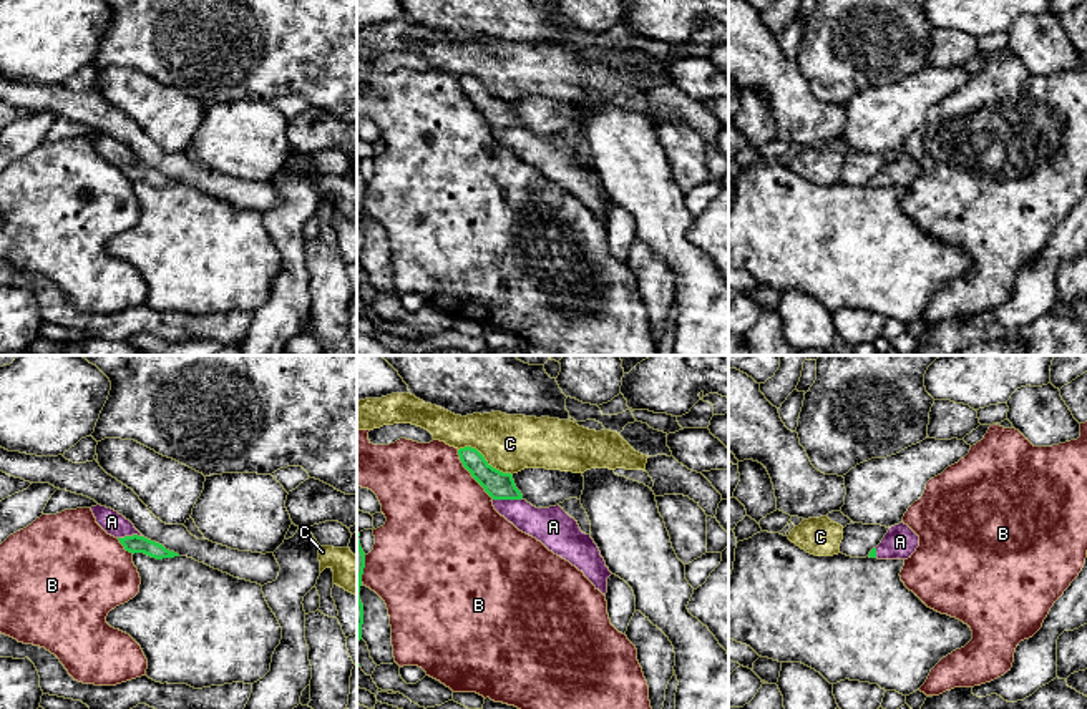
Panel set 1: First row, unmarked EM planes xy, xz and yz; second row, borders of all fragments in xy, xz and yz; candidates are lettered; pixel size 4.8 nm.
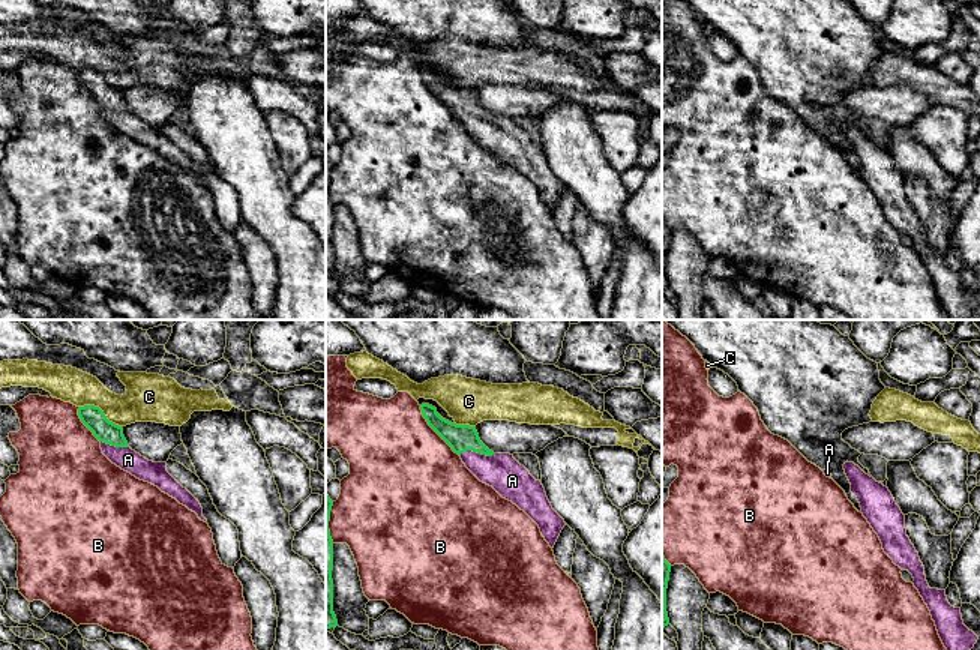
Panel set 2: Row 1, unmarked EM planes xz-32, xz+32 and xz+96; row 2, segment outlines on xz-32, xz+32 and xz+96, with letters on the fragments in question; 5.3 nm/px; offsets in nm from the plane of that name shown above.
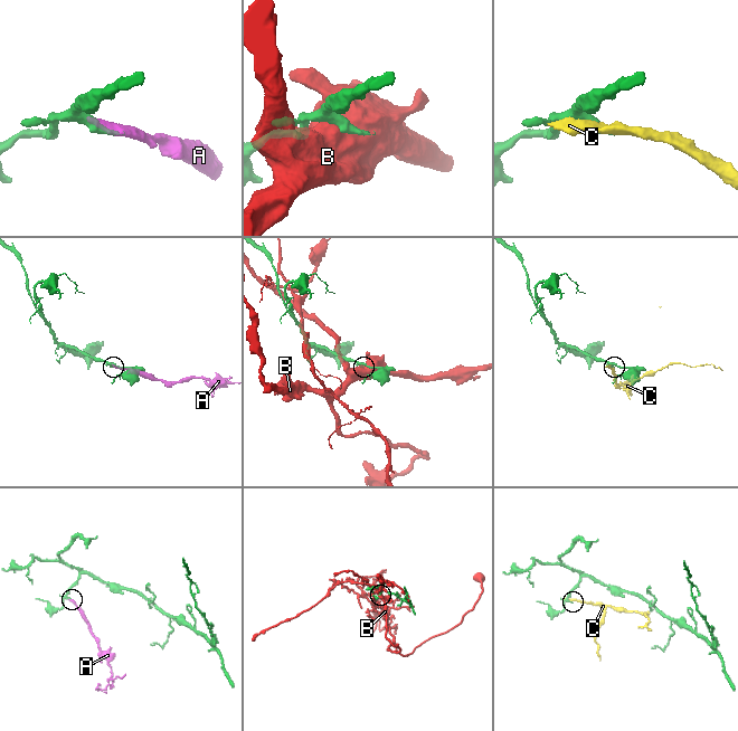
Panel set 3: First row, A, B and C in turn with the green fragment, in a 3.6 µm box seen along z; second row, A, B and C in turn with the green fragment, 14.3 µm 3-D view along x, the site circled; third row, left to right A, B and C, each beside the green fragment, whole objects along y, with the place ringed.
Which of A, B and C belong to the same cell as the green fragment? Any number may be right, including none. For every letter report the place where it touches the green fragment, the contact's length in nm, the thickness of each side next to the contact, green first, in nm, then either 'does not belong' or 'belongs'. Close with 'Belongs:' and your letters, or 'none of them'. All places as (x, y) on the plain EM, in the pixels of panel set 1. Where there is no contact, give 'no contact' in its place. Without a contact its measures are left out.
A: xz (506, 127) | 140 nm | 140/180 nm | belongs
B: xz (472, 103) | 300 nm | 140/500 nm | does not belong
C: xz (483, 87) | 300 nm | 140/280 nm | does not belong
Belongs: A

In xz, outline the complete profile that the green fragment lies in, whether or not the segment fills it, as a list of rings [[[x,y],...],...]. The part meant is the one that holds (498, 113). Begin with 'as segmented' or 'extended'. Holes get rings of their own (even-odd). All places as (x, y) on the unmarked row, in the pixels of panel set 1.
extended; [[[460,76],[458,83],[463,95],[493,126],[493,134],[501,144],[582,199],[606,224],[607,206],[612,201],[591,163],[582,161],[574,146],[559,133],[536,136],[528,131],[516,116],[513,103],[493,96],[476,76]]]

